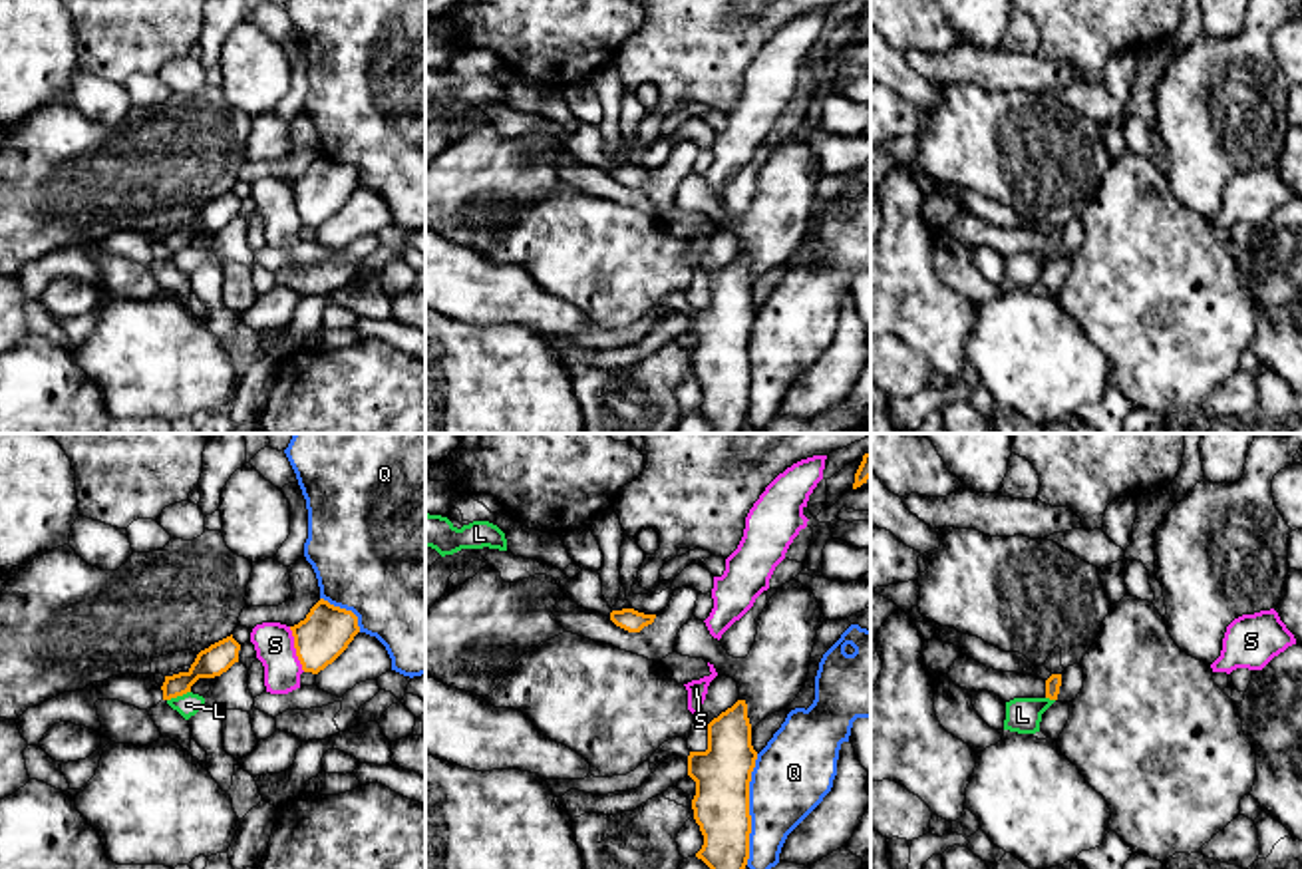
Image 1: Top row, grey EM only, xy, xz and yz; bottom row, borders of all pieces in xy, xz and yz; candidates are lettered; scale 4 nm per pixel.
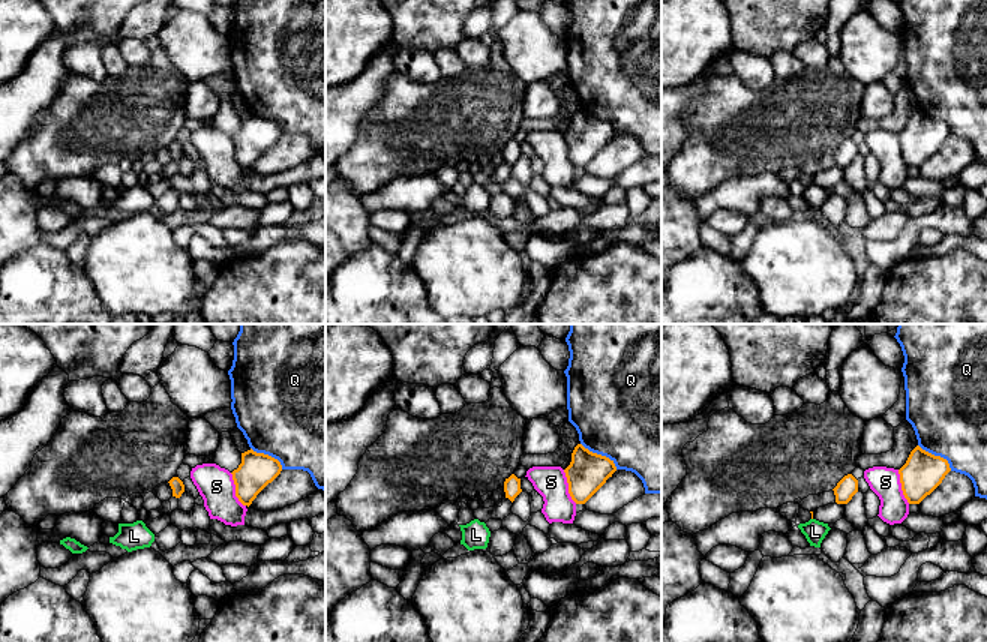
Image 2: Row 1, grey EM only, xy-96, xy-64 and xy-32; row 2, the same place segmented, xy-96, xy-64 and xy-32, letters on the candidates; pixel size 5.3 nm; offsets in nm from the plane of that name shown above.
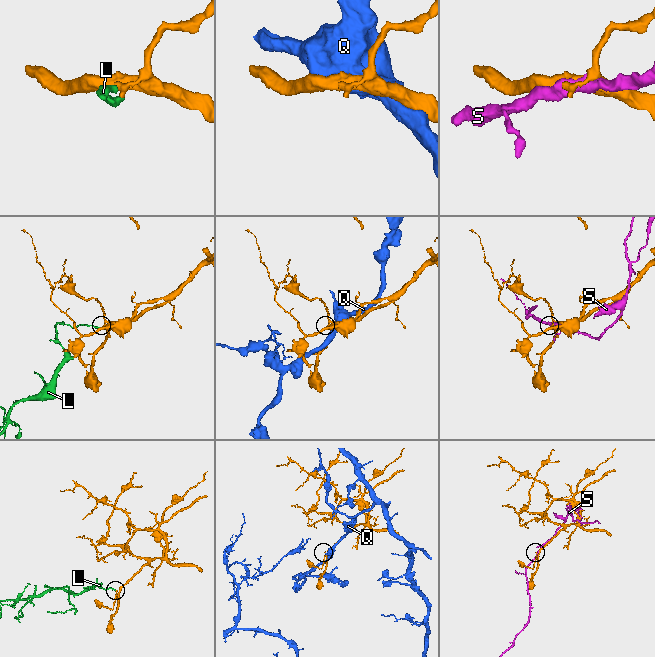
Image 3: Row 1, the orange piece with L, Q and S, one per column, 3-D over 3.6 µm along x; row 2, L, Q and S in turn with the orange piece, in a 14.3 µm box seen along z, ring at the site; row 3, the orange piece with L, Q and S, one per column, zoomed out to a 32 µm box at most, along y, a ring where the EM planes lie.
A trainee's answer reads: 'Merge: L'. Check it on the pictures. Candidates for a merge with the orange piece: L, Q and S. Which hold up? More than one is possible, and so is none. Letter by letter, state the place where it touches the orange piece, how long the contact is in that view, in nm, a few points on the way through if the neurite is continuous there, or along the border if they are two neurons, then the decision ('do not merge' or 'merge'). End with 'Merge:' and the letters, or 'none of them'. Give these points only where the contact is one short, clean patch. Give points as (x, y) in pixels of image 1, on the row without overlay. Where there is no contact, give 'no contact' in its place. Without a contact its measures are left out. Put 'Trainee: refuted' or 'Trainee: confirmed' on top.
Trainee: refuted
L: meets orange in xy at (177, 249); contact 100 nm long; border along xy (189, 245), (167, 255); do not merge
Q: meets orange in xz at (748, 364); contact 460 nm long; do not merge
S: meets orange in xy at (295, 201); contact 200 nm long; do not merge
Merge: none of them

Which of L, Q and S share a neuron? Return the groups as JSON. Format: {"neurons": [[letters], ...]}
{"neurons": [["L"], ["Q"], ["S"]]}

